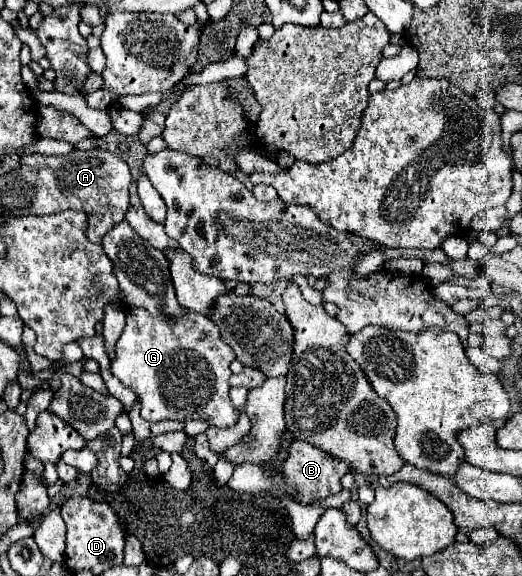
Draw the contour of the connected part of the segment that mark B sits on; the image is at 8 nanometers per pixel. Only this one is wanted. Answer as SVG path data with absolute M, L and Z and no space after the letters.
M292 440L292 446L288 450L288 458L284 460L282 470L286 474L288 484L298 488L298 496L306 504L306 502L312 502L312 500L320 500L320 498L338 494L342 490L340 478L346 472L350 472L350 466L346 466L346 462L342 462L340 458L330 458L324 450L318 450L316 446L310 446L310 442Z

